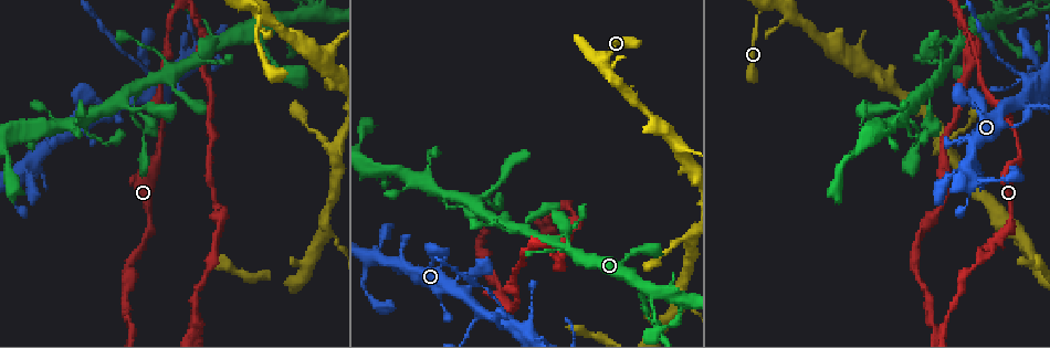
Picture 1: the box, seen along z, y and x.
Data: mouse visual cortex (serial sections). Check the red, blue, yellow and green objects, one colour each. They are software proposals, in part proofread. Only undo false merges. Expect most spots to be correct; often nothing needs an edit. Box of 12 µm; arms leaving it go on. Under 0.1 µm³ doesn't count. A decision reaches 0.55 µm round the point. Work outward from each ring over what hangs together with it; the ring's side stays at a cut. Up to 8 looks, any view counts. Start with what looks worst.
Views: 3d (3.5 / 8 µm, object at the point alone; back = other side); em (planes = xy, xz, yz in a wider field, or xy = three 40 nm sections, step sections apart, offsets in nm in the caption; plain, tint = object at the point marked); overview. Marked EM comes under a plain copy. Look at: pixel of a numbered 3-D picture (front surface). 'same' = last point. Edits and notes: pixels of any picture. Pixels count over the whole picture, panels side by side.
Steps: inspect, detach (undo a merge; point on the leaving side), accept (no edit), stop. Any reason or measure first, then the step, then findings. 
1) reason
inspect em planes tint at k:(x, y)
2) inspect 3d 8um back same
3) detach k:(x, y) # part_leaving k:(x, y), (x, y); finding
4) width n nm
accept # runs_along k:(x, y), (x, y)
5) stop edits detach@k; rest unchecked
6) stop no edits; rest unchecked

sharp bend
inspect 3d 3.5um at 1:(259, 20)

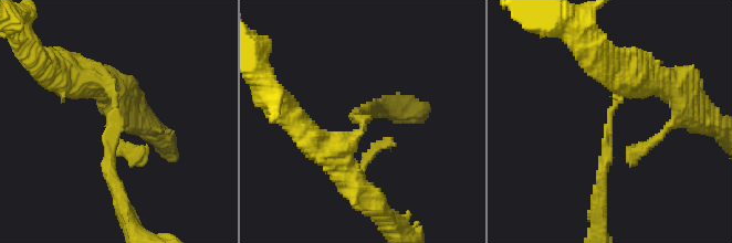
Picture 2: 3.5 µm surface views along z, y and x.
arm_widths 150, 250 nm; shape alone is not enough
inspect em xy step 3 tint at 2:(115, 119)

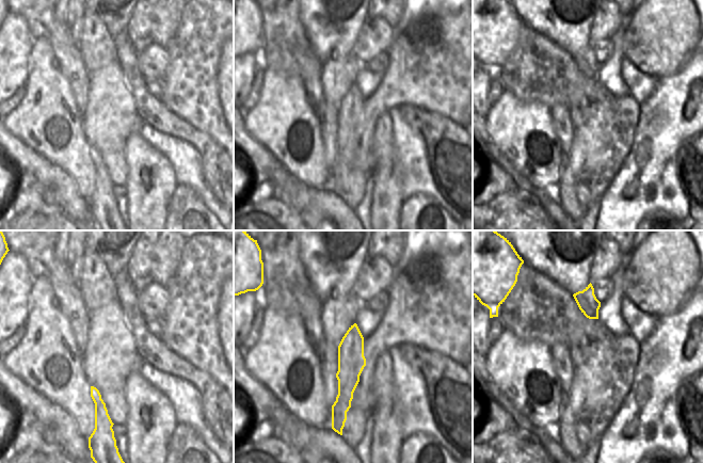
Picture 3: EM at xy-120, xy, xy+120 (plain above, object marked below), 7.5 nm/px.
accept # runs_along 3:(354, 328), (339, 419); continuous, no second cell

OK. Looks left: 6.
inspect 3d 3.5um back at 1:(129, 267)

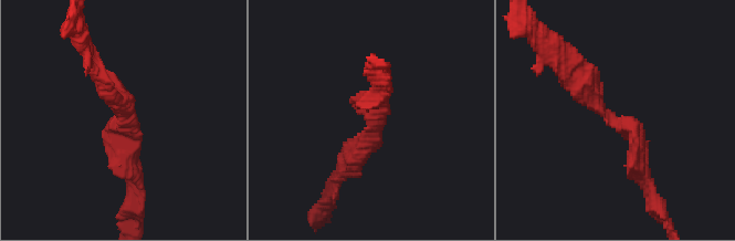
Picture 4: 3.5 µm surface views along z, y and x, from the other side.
need the tissue
inspect em xy step 2 tint at 4:(610, 118)

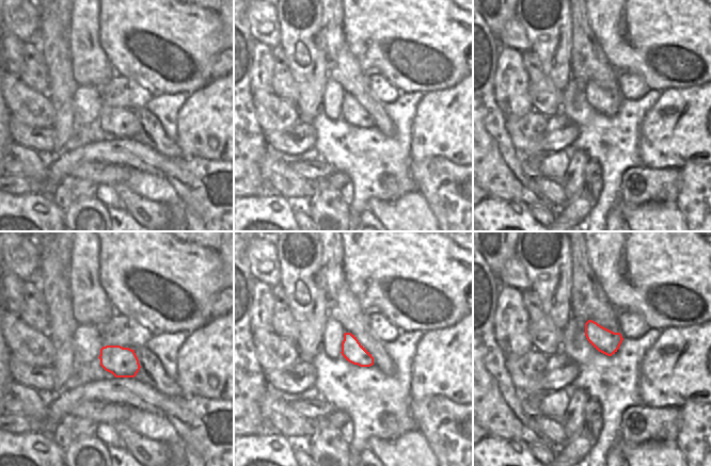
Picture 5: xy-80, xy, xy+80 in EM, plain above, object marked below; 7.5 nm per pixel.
another direction
inspect em xy step 3 tint same

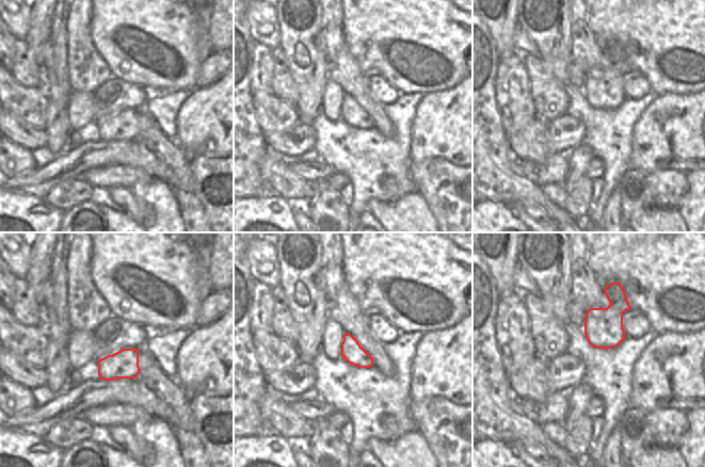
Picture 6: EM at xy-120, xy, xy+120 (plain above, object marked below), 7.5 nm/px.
accept # runs_along 4:(565, 73), (636, 137), (643, 178); all the same cell

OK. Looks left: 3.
small branch off a trunk
inspect 3d 3.5um at 1:(1022, 102)

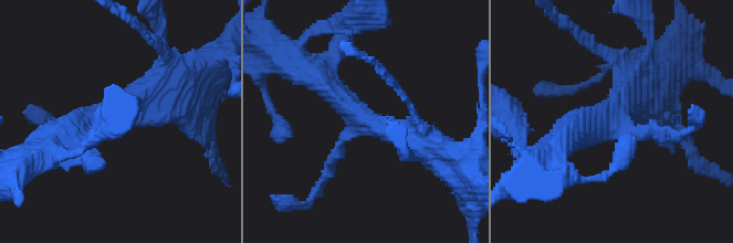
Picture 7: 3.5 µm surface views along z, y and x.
arms 3; arm_widths 150, 350, 450 nm
inspect em xy step 2 tint at 7:(609, 122)

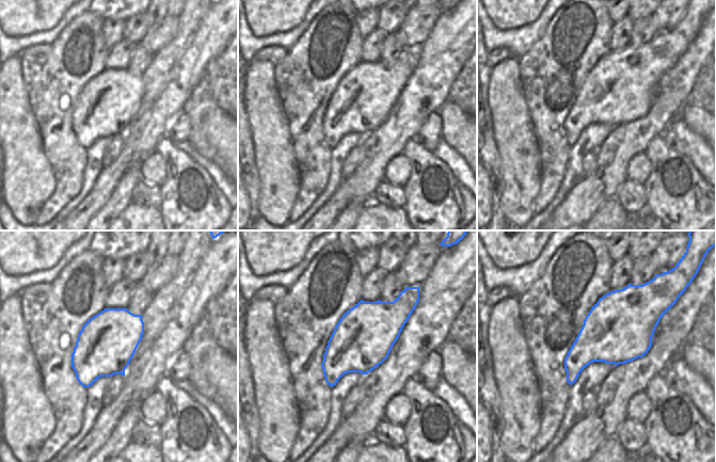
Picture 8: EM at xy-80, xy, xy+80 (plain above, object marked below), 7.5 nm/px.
another direction
inspect em planes tint same

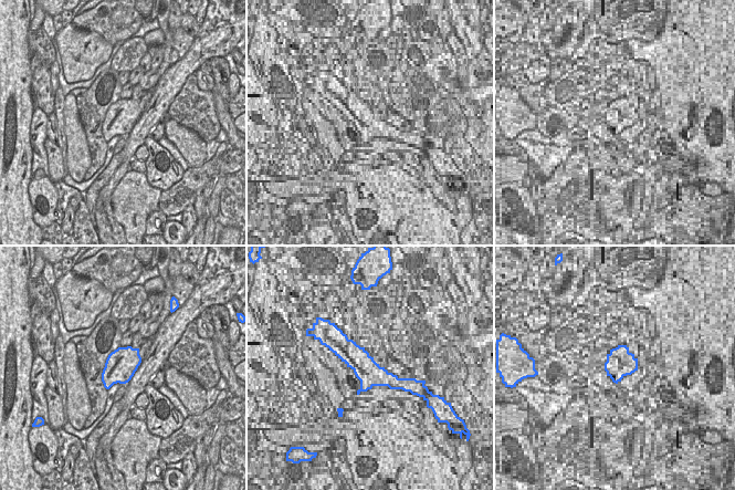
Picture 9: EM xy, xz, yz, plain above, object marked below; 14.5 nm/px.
width 460 nm
accept # runs_along 7:(303, 69), (367, 123), (415, 137); all the same cell

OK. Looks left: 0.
stop no edits; rest unchecked

